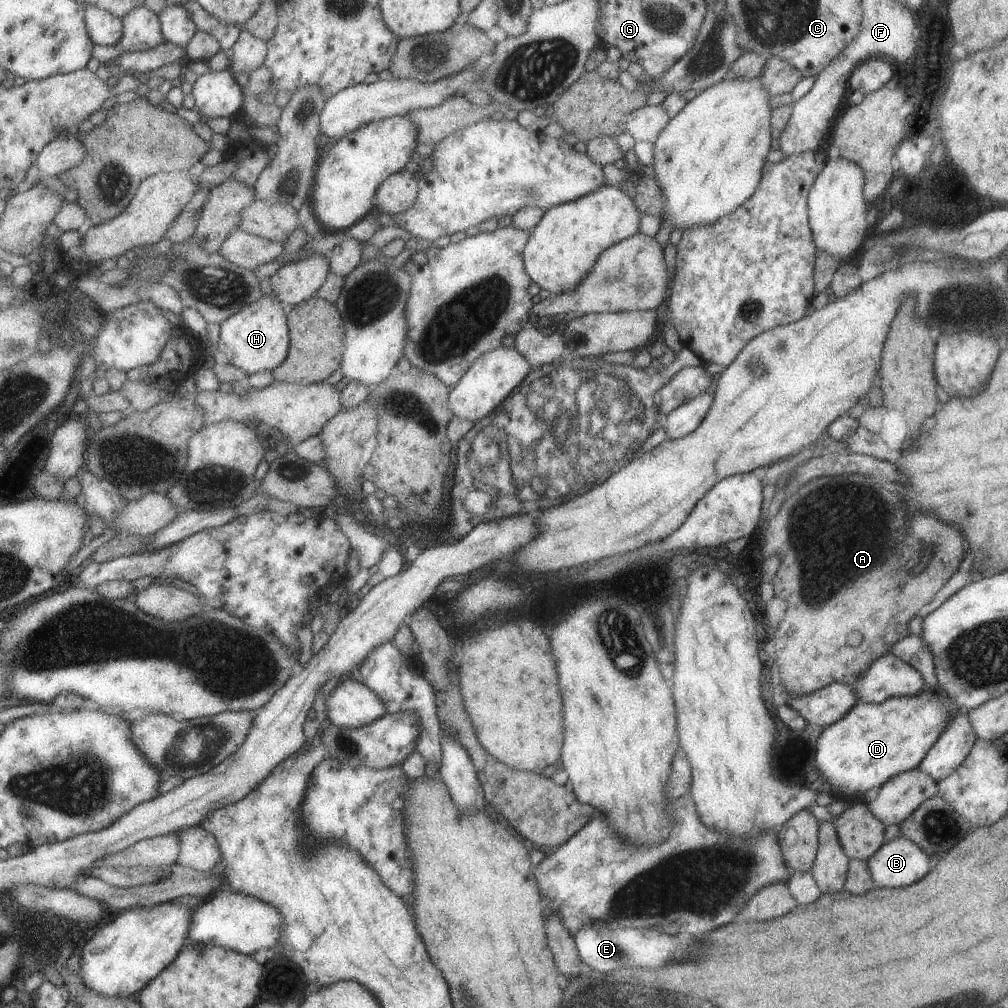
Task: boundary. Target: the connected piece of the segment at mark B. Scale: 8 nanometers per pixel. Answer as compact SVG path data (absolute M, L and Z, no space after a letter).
M903 836L883 843L865 861L875 886L907 886L929 872L927 853Z

